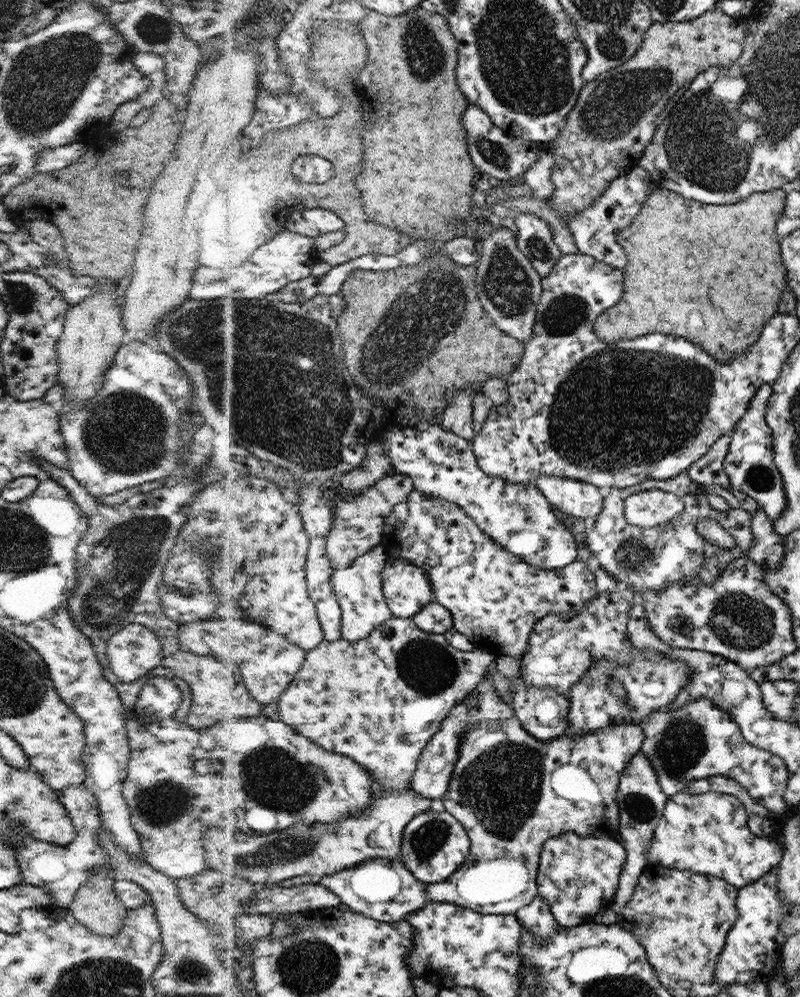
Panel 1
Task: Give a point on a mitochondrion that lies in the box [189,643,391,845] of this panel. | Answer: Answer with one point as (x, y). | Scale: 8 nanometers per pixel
(272, 776)

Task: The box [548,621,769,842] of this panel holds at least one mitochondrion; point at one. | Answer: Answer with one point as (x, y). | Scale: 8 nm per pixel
(682, 743)

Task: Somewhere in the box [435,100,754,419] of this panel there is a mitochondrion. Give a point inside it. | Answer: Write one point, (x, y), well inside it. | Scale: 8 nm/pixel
(507, 287)

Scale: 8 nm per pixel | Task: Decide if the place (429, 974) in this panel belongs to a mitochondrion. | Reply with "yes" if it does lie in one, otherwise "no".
no

